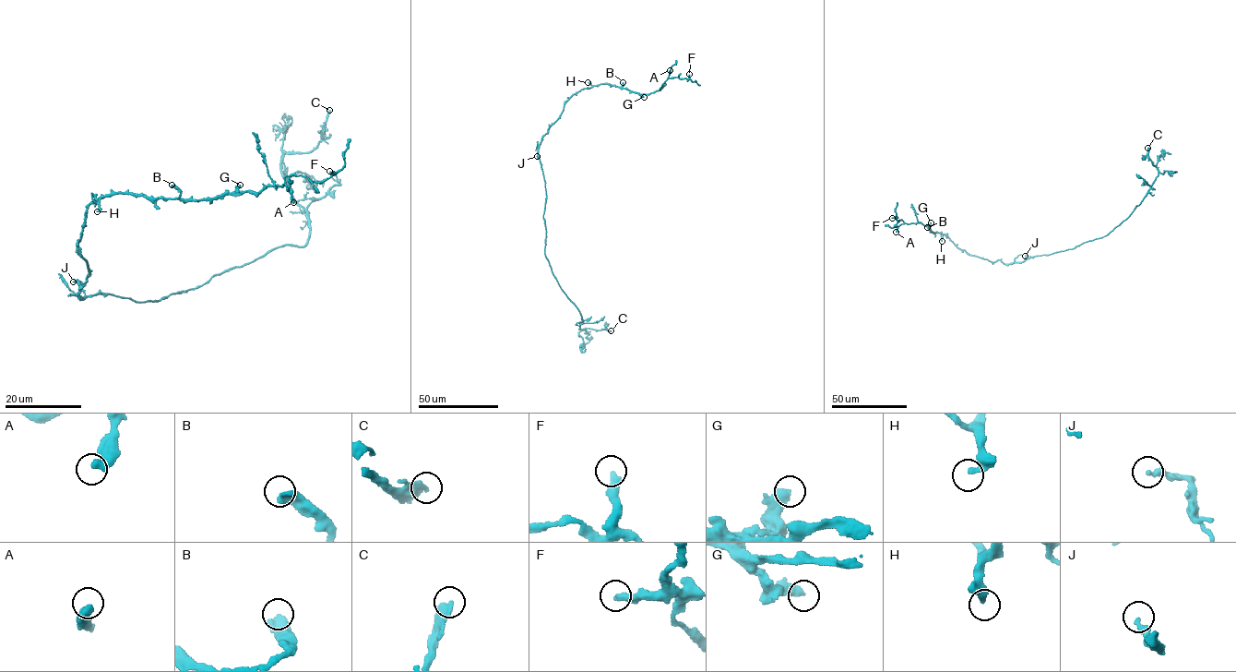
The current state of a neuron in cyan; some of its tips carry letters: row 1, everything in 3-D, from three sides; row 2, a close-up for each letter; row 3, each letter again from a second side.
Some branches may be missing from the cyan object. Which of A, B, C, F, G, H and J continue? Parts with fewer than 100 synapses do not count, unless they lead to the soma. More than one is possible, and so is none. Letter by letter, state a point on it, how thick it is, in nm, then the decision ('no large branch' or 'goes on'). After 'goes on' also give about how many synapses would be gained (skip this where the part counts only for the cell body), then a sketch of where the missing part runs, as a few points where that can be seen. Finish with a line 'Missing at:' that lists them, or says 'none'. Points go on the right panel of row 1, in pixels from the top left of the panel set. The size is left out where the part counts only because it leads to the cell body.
A: place (896, 232); calibre 380 nm; no large branch
B: place (927, 227); calibre 440 nm; no large branch
C: place (1147, 148); calibre 320 nm; goes on; course (1147, 148), (1150, 139), (1163, 132), (1159, 133), (1158, 119)
F: place (892, 218); calibre 360 nm; no large branch
G: place (931, 222); calibre 340 nm; goes on; 180 synapses; course (931, 222), (932, 212), (915, 199), (920, 187), (916, 186)
H: place (942, 241); calibre 320 nm; no large branch
J: place (1025, 256); calibre 280 nm; no large branch
Missing at: C, G

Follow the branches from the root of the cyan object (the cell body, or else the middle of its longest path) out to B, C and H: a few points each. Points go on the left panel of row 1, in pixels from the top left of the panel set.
B: (99, 293), (76, 294), (89, 273), (76, 247), (89, 204), (132, 192), (178, 198), (172, 185)
C: (99, 293), (158, 301), (279, 246), (304, 245), (306, 213), (292, 197), (281, 160), (314, 149), (329, 110)
H: (99, 293), (76, 294), (77, 282), (84, 283), (89, 273), (76, 247), (89, 207), (101, 198), (97, 211)

